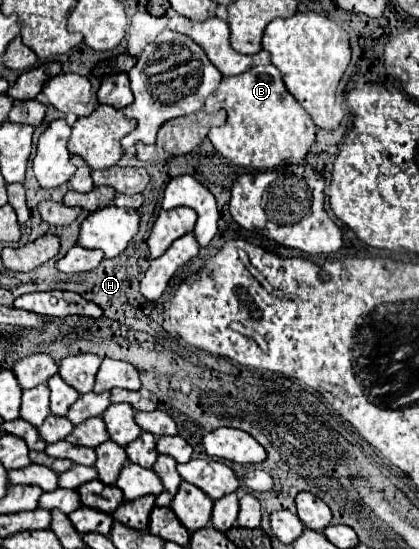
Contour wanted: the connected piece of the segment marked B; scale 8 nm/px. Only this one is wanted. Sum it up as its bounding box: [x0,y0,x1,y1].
[209,65,315,171]

